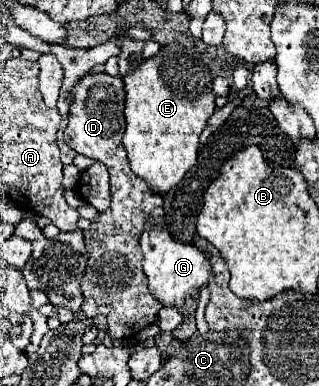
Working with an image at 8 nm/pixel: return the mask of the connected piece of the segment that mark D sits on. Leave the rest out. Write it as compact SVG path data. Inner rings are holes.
M107 73L87 75L73 89L75 99L71 101L69 125L63 133L67 147L75 153L101 161L111 175L111 207L99 213L95 223L83 231L87 267L81 279L83 305L81 313L91 319L95 315L107 317L107 333L111 339L119 341L133 337L143 327L157 321L161 303L147 289L147 275L143 273L143 253L139 249L139 233L147 219L163 223L163 199L153 193L151 187L137 177L127 161L121 137L125 133L125 97L121 77L111 77Z

